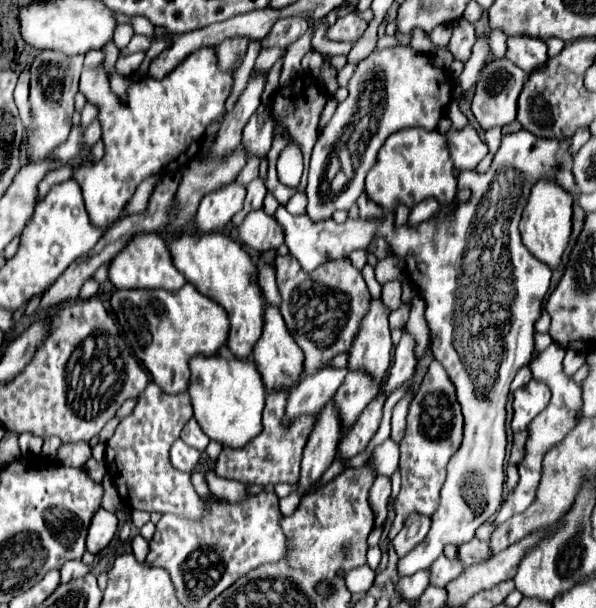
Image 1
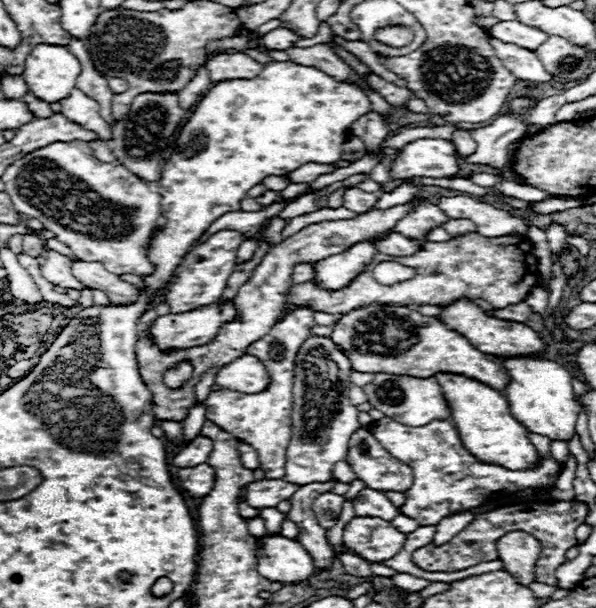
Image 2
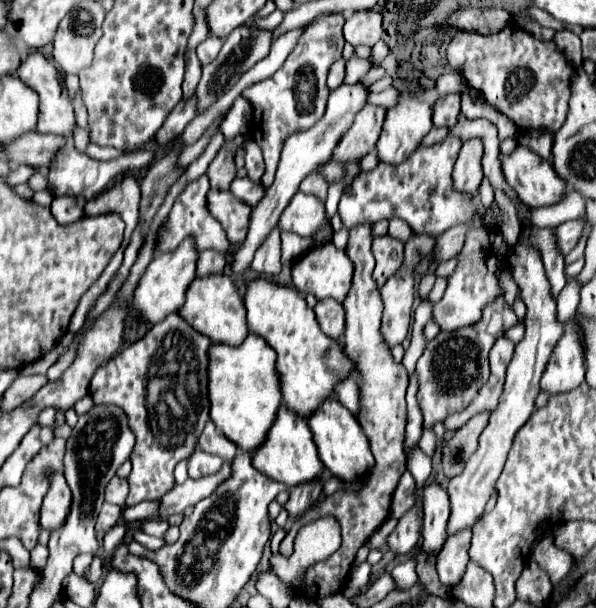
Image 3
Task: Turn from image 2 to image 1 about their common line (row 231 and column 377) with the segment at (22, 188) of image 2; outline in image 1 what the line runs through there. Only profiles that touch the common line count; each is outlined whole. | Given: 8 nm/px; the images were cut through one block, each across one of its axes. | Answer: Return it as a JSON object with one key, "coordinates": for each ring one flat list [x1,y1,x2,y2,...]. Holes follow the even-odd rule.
{"coordinates":[[394,46,384,50,374,50,370,56,358,62,350,82,348,98,338,104,332,120,322,130,310,160,308,174,308,216,318,222,330,218,336,210,348,210,358,196,364,192,364,178,376,164,378,150,386,138,404,128,428,128,436,130,444,108,452,98,440,98,440,86,452,86,450,74,444,68,436,68,426,52,414,52,410,46],[338,140,346,140,346,148,354,160,354,178,346,182,340,192,332,192,326,182,326,170,330,164,330,154]]}

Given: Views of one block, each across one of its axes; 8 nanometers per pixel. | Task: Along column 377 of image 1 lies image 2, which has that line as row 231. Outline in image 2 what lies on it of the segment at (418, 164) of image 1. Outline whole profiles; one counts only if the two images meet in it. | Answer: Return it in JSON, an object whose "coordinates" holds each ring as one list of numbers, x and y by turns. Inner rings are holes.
{"coordinates":[[270,62,264,66,264,70,260,72,258,78,254,80,230,80,230,82,218,82,214,84,208,94,204,94,204,98,198,102,196,110,192,112,192,116,188,118,188,122,180,128,180,134,178,134,178,140,176,140,176,148,174,148,174,154,166,160,164,164,164,170,162,170,162,178,160,182,156,182,156,192,162,196,162,202,160,202,160,210,162,214,168,218,168,224,164,226,164,230,160,230,156,234,156,238,152,240,150,244,150,250,148,250,148,256,152,260,152,264,156,266,156,274,150,274,146,276,144,280,148,282,148,288,154,288,154,290,160,290,172,276,174,276,174,270,180,266,184,254,190,250,190,246,202,236,202,232,216,220,220,218,222,214,226,212,234,212,234,210,240,210,240,200,246,196,246,192,260,184,266,176,286,176,290,174,292,170,300,168,302,164,308,164,308,162,318,162,318,164,332,164,332,162,338,162,340,156,342,156,342,150,340,146,344,144,344,140,348,137,348,130,350,130,350,124,354,120,358,120,360,116,364,116,366,112,370,112,372,106,370,106,370,100,368,96,362,96,362,90,356,86,356,84,348,84,348,82,336,82,332,76,312,68,312,66,300,66,300,64,294,64,294,62]]}

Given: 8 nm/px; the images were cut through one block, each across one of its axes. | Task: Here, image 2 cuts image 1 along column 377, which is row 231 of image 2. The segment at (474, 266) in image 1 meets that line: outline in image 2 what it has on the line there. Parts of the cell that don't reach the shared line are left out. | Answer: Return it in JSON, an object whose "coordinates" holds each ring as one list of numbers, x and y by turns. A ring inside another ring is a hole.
{"coordinates":[[220,230,212,234,204,244,192,246,190,252,184,256,184,262,180,264,176,272,176,282,172,284,170,292,166,294,164,302,170,306,172,314,180,312,190,312,200,306,216,302,226,286,226,280,230,276,230,266,234,266,234,252,238,250,242,242,242,234,234,230],[226,256,228,256,228,268,226,268]]}

